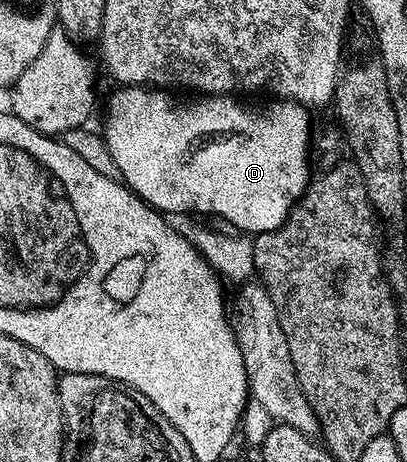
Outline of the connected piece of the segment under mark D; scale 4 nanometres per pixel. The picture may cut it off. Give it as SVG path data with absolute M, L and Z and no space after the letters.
M120 86L117 92L108 100L108 113L104 116L104 128L102 135L104 144L108 147L110 158L114 158L114 166L120 171L119 179L127 184L137 196L141 196L146 203L151 204L157 212L167 214L170 212L187 212L204 216L217 216L220 222L232 224L241 233L259 234L261 232L273 232L290 214L290 210L300 199L300 196L308 189L310 175L308 176L308 143L313 143L312 120L309 109L302 104L295 104L292 100L273 99L273 104L264 104L261 108L255 108L252 104L243 104L243 99L233 98L228 94L204 94L200 100L179 100L176 95L168 90L161 90L156 86Z

